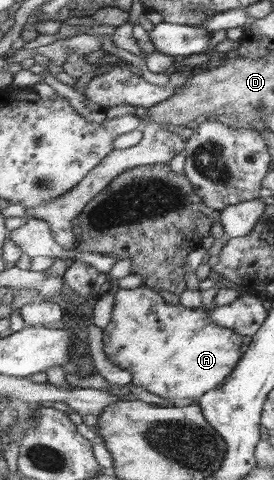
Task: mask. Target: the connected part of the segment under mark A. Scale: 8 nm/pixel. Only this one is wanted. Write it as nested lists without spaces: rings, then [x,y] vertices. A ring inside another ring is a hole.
[[[140,285],[139,287],[133,289],[117,290],[114,293],[114,298],[115,307],[113,308],[111,323],[109,323],[109,325],[103,330],[104,353],[111,361],[111,363],[131,373],[133,376],[133,381],[131,384],[143,387],[147,391],[154,393],[163,399],[167,399],[167,401],[172,403],[171,405],[185,405],[185,403],[187,403],[186,399],[197,399],[199,401],[199,399],[204,397],[208,391],[216,389],[216,387],[219,387],[222,383],[225,383],[229,375],[231,375],[233,370],[236,369],[237,364],[241,362],[241,359],[244,355],[241,353],[241,345],[243,345],[241,339],[243,339],[243,337],[232,329],[217,325],[210,318],[209,310],[205,310],[203,307],[193,309],[191,307],[182,305],[181,303],[176,305],[167,304],[165,303],[165,299],[163,299],[163,297],[161,297],[157,291],[145,285]]]

